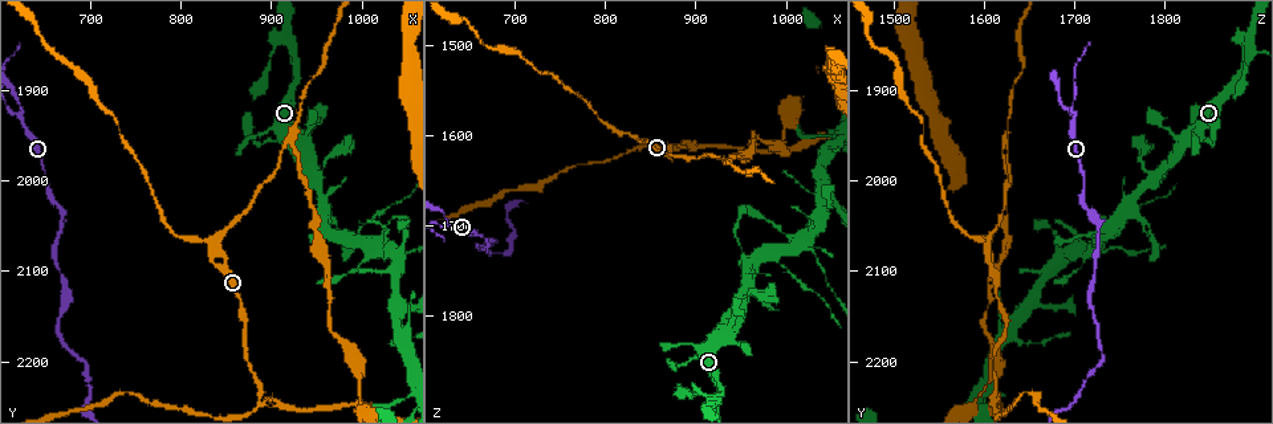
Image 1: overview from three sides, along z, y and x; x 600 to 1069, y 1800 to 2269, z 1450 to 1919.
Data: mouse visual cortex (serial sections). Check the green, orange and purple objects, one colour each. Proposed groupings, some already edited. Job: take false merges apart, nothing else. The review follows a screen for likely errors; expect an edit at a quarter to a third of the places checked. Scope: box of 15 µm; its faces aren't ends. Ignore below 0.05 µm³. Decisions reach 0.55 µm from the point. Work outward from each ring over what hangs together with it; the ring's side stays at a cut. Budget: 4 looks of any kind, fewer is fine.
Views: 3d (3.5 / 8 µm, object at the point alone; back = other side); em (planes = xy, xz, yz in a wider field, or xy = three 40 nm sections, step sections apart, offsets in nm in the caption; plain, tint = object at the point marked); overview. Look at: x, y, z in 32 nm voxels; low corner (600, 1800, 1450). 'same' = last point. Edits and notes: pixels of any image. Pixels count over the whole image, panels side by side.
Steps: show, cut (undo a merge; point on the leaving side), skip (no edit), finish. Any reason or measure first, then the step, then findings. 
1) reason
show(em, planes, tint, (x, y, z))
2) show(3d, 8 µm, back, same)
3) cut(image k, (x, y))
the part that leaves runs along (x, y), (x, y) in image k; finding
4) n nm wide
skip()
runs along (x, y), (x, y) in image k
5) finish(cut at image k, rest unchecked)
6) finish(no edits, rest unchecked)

a fork
show(3d, 3.5 µm, (840, 2075, 1605))

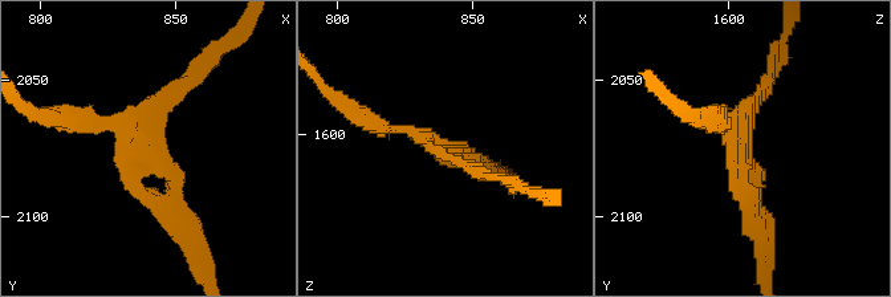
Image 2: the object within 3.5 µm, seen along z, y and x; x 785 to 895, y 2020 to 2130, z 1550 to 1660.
3 arms; arms of 150, 150, 200 nm
skip()
runs along (764, 222), (744, 141), (768, 80) in image 2; continuous, no second cell

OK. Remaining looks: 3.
arms part here
show(3d, 8 µm, back, (985, 2070, 1725))

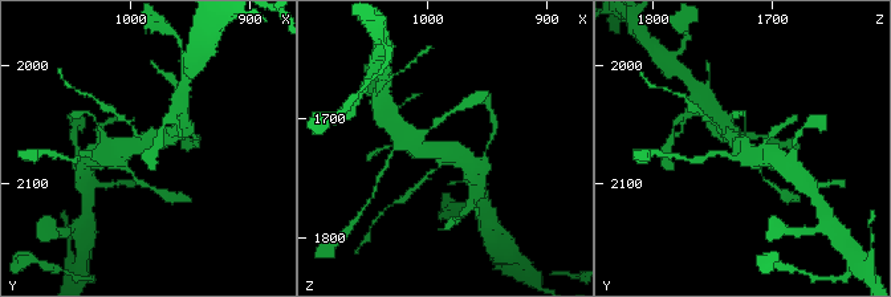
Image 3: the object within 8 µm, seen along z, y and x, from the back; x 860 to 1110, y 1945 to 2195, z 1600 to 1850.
closer look
show(3d, 3.5 µm, back, (986, 2066, 1728))

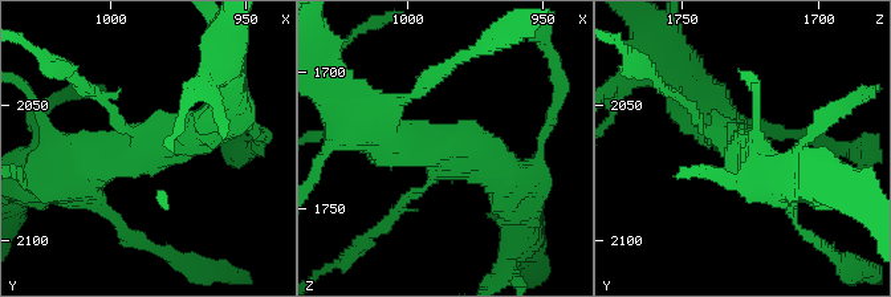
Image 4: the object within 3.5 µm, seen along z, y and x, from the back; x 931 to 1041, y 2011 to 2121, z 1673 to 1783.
3 arms; arms of 150, 500, 600 nm
show(em, xy, step 2, tint, (988, 2066, 1729))

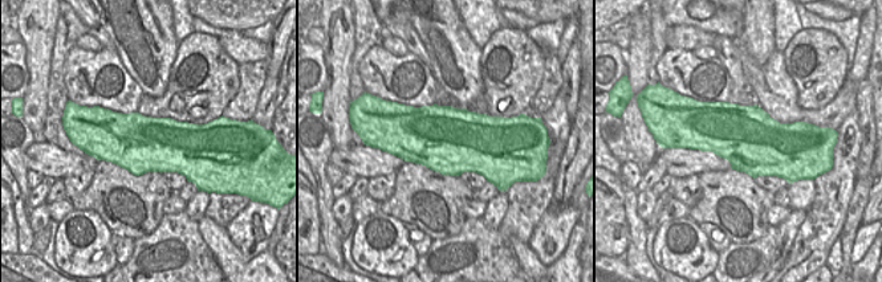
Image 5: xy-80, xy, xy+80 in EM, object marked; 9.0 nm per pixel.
cut(image 4, (104, 96))
the part that leaves runs along (127, 129), (94, 92), (45, 59) in image 4; a second cell is stuck on

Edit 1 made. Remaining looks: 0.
finish(cut at image 4, rest unchecked)

